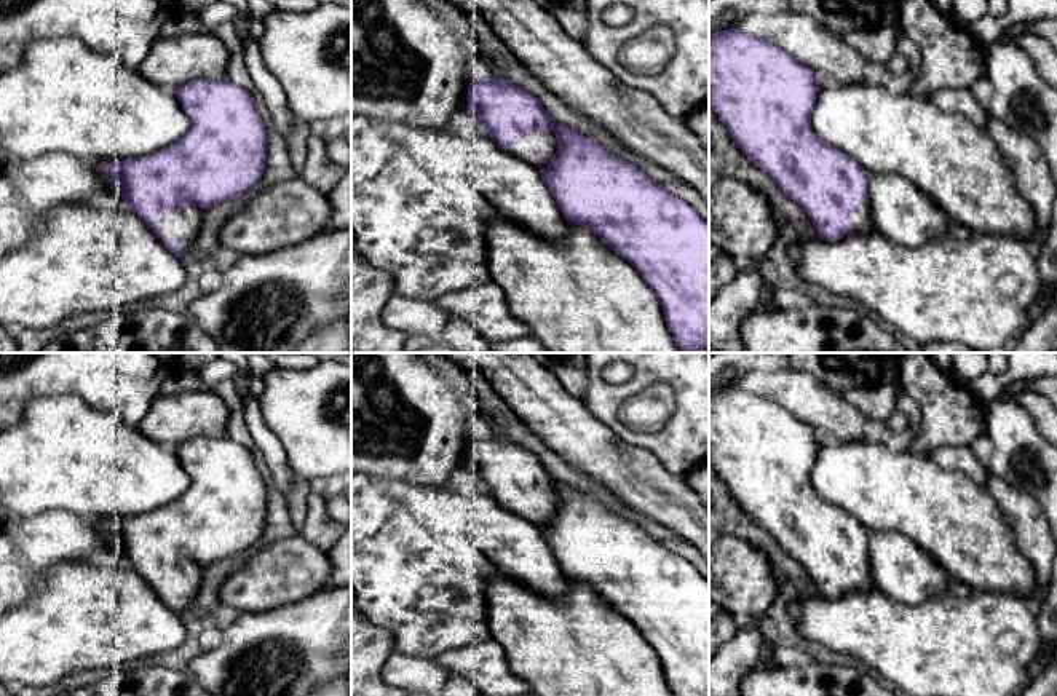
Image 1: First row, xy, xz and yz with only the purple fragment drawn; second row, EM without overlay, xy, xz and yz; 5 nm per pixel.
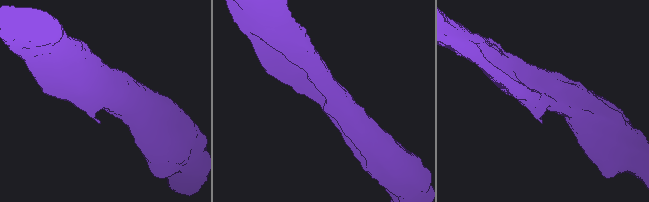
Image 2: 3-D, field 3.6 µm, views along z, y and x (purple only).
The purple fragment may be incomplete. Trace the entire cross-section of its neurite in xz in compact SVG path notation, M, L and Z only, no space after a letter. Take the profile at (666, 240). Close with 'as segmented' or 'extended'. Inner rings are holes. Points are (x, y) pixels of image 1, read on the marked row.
M495 75L471 81L468 113L481 121L482 131L509 153L540 169L564 219L591 230L600 241L629 262L656 295L666 326L682 353L709 350L709 222L687 201L650 179L639 166L612 155L597 140L584 137L556 121L528 91Z | extended

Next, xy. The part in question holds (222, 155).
M228 78L195 80L174 93L190 121L187 134L160 152L123 161L102 161L99 168L120 182L125 206L148 225L160 243L182 257L201 230L204 209L255 188L265 169L268 131L251 93Z | extended

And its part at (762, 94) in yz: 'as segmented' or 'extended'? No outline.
extended

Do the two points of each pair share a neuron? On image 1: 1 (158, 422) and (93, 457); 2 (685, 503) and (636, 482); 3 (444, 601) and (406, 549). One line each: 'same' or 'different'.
1: different
2: same
3: same

